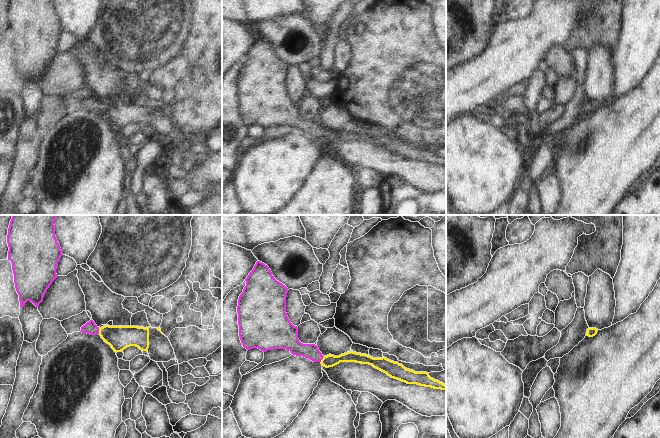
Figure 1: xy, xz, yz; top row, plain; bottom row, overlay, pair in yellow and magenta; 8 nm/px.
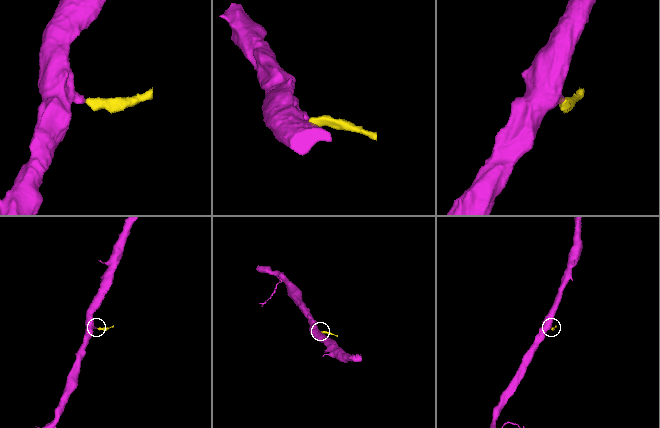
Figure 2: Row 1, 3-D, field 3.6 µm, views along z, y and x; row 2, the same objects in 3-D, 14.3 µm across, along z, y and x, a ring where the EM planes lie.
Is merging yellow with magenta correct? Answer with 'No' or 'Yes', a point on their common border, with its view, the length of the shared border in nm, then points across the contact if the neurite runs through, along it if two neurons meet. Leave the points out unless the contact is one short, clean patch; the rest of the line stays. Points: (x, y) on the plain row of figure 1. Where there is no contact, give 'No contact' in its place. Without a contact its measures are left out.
Yes. Touches yellow at xy (99, 107). Shared border 50 nm. Path across: xy (119, 114), (99, 107), (90, 103).

